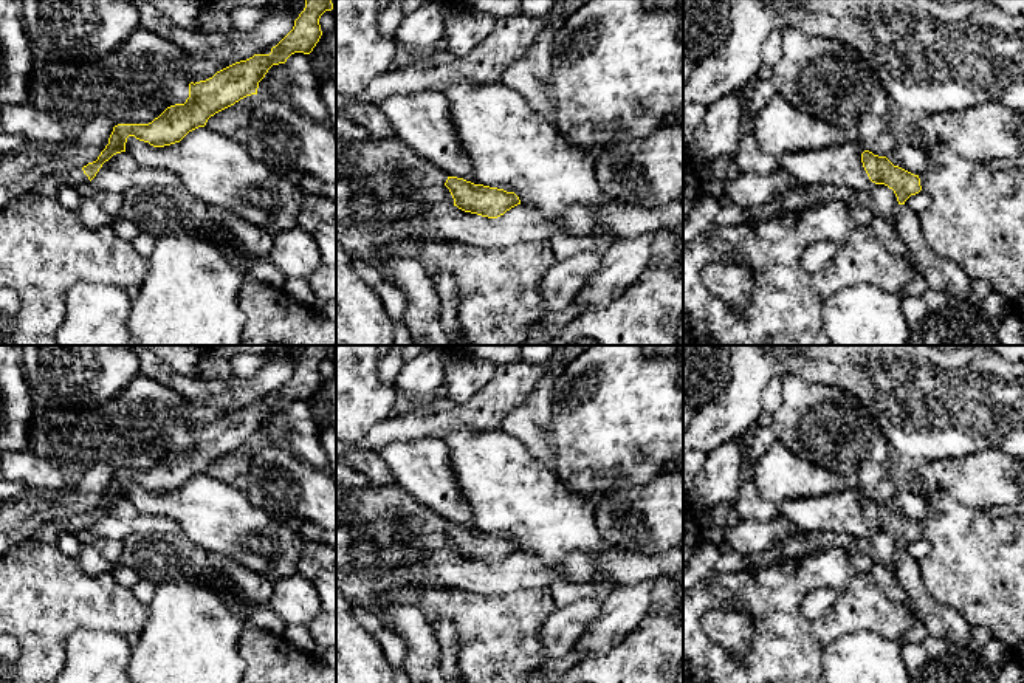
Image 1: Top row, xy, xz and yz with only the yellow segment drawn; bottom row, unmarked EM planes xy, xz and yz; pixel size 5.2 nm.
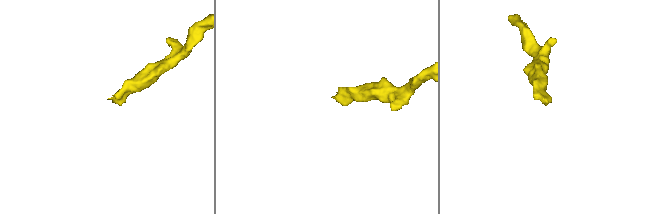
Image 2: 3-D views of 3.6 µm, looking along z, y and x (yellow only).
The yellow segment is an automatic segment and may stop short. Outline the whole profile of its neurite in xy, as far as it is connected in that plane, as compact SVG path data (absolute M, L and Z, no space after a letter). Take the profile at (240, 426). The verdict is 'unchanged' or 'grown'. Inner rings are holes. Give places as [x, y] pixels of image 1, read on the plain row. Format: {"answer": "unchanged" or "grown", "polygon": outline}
{"answer": "grown", "polygon": "M305 345L305 355L294 367L293 376L271 395L270 401L254 401L217 418L206 427L191 429L186 449L167 454L149 471L115 472L108 491L96 508L82 516L53 520L39 528L31 539L56 544L62 533L76 534L81 530L90 530L105 508L116 500L125 499L129 483L135 483L153 494L180 489L189 479L204 474L215 460L246 443L257 441L259 429L273 412L285 410L294 400L310 401L322 383L319 366L325 358L332 356L330 345Z"}

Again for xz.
{"answer": "unchanged", "polygon": "M448 523L445 533L454 545L454 553L465 559L488 565L497 565L511 554L521 551L521 547L514 539L474 531L457 523Z"}

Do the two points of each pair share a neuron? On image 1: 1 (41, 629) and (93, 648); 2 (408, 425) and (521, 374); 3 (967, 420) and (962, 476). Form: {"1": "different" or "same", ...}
{"1": "different", "2": "same", "3": "different"}

